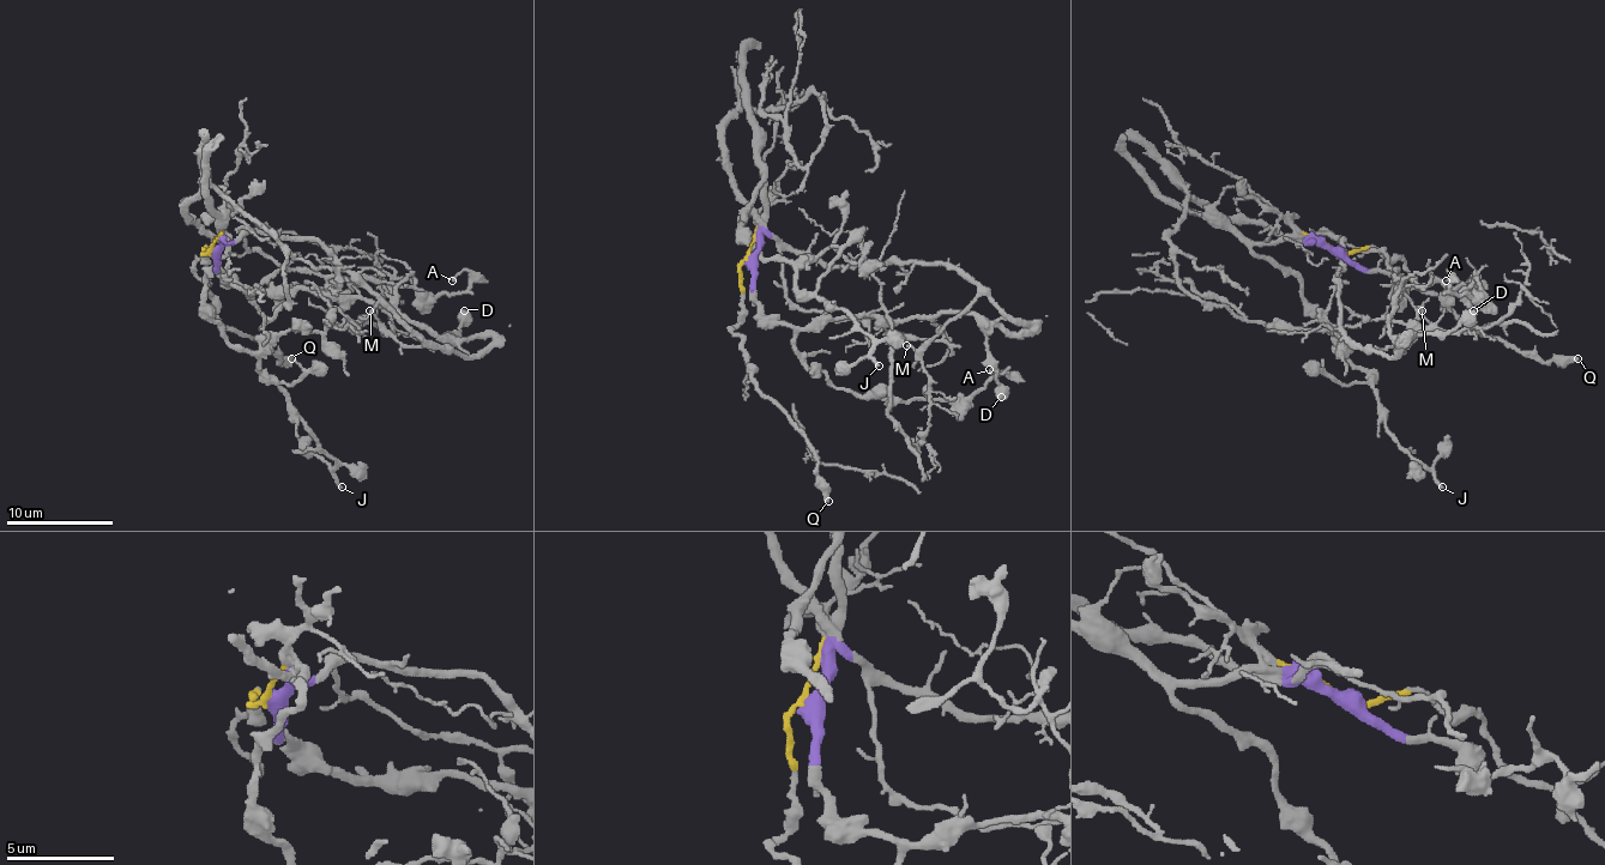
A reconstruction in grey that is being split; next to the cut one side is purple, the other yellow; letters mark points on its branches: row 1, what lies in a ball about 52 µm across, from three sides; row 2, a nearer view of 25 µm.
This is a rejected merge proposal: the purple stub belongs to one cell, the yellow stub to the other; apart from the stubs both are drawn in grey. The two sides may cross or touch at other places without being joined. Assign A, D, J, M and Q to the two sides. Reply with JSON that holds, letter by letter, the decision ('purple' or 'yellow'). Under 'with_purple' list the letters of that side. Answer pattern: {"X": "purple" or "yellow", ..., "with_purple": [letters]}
{"A": "purple", "D": "purple", "J": "purple", "M": "purple", "Q": "yellow", "with_purple": ["A", "D", "J", "M"]}

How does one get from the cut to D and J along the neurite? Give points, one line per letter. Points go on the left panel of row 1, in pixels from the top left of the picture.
D: (209, 250), (217, 270), (241, 285), (257, 290), (291, 288), (393, 303), (439, 336), (457, 333), (465, 309)
J: (209, 250), (225, 237), (204, 307), (287, 397), (335, 461), (343, 488)

